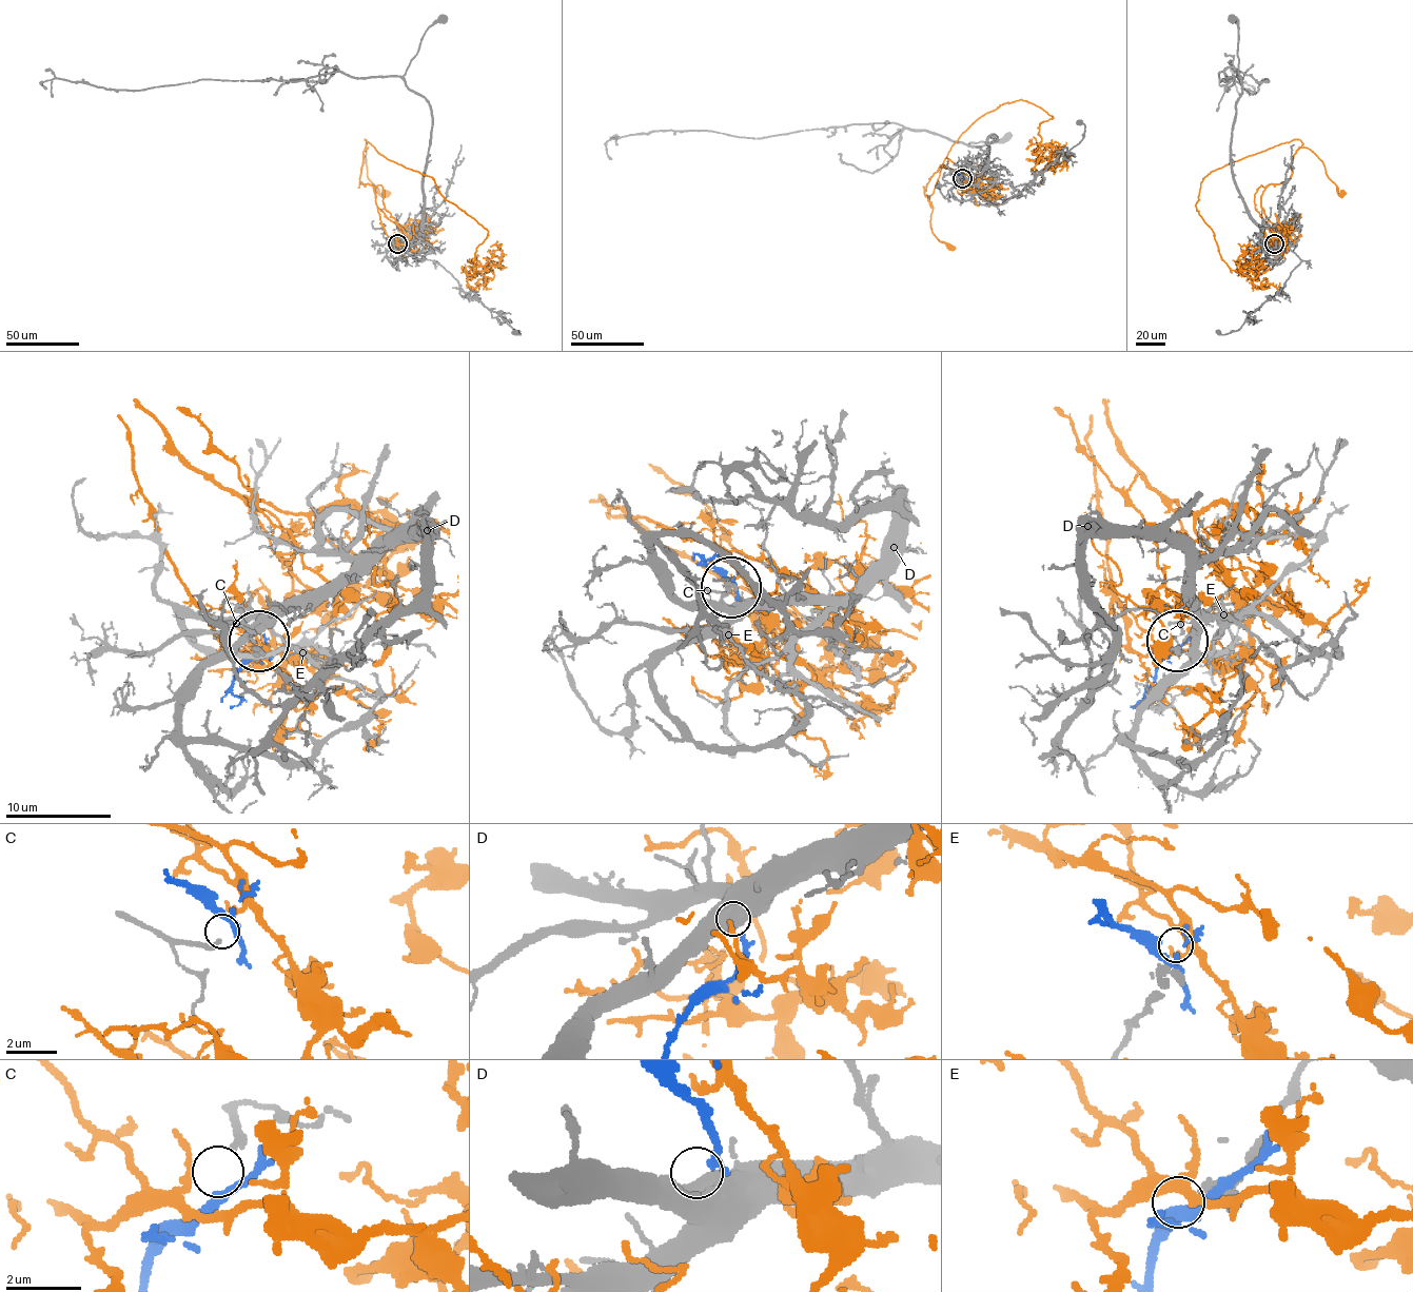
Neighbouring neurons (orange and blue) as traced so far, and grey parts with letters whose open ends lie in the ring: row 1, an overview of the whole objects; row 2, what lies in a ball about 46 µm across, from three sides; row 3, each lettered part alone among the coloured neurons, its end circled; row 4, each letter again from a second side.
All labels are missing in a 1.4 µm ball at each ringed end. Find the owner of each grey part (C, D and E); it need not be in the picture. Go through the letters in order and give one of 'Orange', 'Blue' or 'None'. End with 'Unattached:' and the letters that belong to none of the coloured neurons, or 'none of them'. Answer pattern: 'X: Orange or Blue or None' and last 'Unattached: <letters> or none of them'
C: None
D: Blue
E: None
Unattached: C, E

